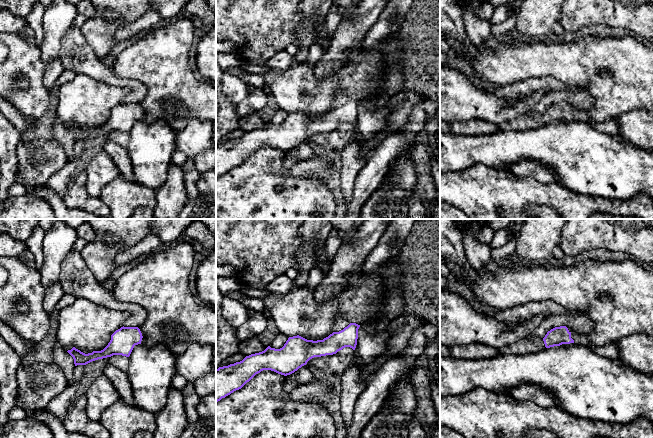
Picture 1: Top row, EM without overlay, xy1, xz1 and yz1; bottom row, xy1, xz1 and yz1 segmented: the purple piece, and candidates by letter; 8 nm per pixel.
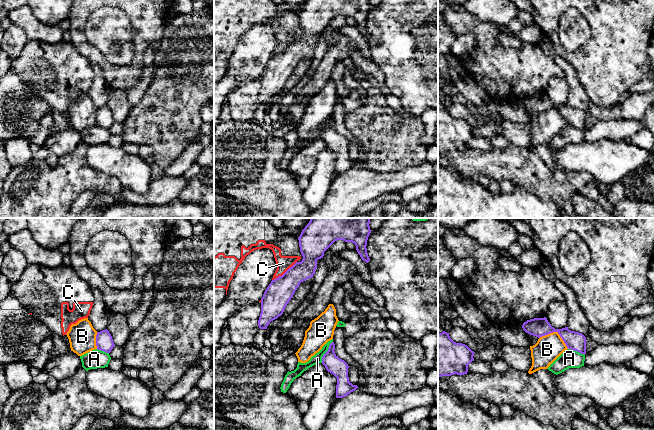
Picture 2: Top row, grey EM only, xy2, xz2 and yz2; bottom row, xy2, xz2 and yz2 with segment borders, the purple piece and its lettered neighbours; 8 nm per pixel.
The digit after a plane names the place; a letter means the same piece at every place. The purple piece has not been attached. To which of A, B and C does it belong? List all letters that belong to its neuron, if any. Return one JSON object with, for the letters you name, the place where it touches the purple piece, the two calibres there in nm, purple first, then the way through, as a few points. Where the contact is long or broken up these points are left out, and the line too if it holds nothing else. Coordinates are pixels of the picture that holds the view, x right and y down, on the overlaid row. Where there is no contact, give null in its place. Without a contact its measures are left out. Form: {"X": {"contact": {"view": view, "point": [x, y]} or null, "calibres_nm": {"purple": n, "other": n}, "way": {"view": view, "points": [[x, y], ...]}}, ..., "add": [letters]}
{"add": []}

